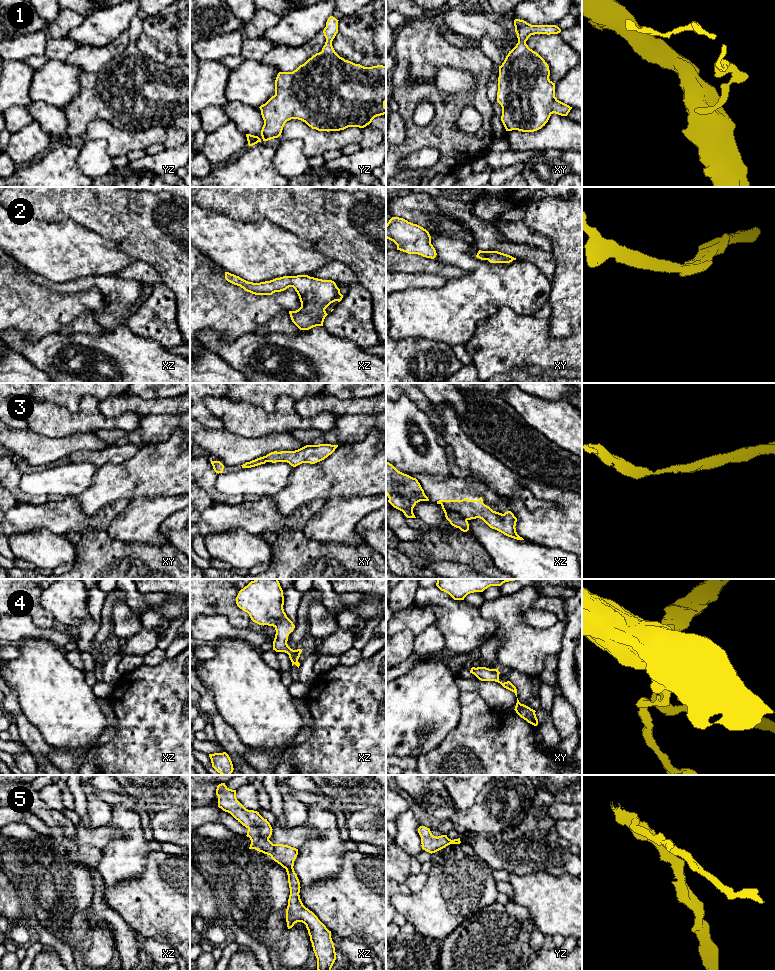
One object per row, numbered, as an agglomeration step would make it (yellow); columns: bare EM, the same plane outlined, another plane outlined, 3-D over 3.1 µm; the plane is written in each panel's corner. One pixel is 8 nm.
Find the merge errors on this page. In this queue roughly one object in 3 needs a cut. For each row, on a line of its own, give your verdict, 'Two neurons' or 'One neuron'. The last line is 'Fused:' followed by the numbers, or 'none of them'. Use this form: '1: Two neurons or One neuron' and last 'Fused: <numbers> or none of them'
1: One neuron
2: One neuron
3: Two neurons
4: One neuron
5: One neuron
Fused: 3

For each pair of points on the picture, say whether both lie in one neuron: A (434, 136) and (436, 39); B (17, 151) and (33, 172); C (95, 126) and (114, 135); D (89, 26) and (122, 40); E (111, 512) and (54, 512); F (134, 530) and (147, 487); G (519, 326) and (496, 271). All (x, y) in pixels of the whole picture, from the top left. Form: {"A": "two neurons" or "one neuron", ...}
{"A": "one neuron", "B": "two neurons", "C": "one neuron", "D": "two neurons", "E": "one neuron", "F": "two neurons", "G": "two neurons"}

